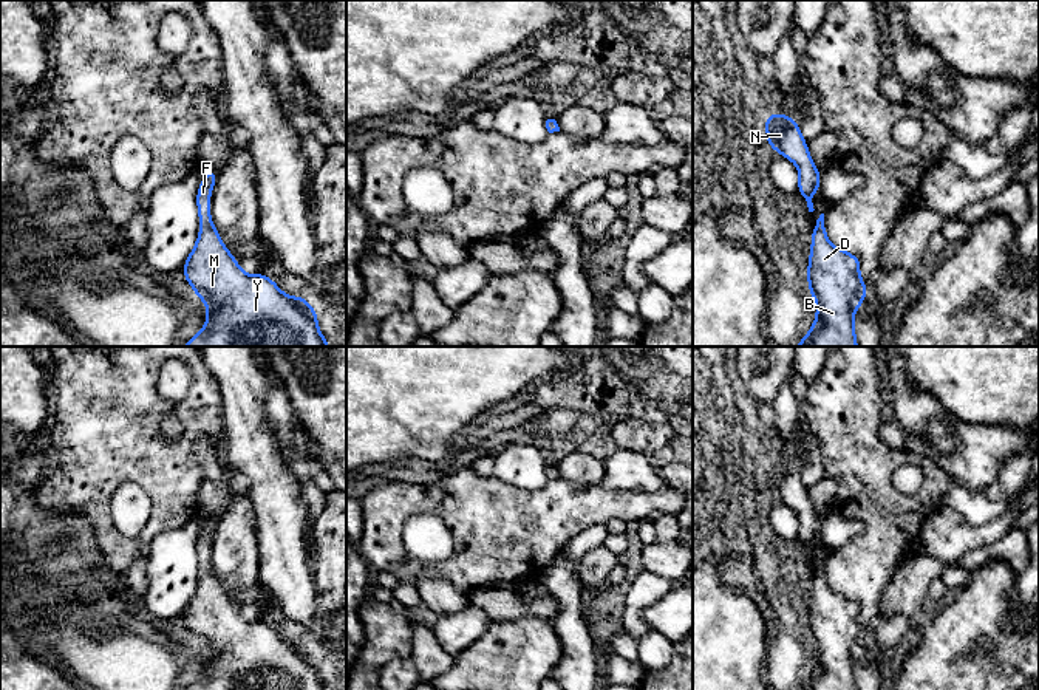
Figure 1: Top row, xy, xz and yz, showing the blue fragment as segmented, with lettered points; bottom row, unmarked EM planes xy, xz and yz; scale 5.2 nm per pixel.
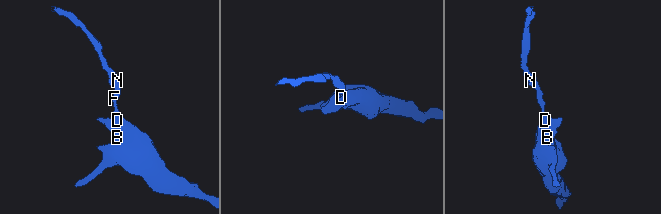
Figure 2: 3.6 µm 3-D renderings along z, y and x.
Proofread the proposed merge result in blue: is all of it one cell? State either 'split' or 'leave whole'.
leave whole

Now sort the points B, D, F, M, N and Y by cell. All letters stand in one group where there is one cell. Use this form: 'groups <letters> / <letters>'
groups B D F M N Y

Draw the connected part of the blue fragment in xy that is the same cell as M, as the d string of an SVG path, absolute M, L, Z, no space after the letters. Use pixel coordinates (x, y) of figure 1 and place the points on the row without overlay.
M210 517L203 523L196 540L199 583L182 617L196 644L207 653L207 667L203 676L186 690L328 690L320 679L317 659L305 644L281 639L263 619L249 622L241 617L210 565L210 538L218 520Z

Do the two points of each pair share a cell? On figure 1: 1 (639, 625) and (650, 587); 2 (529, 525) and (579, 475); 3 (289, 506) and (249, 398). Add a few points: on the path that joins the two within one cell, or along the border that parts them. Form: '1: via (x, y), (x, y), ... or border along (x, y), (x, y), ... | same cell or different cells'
1: via (636, 616), (636, 602), (640, 596) | same cell
2: border along (560, 477), (579, 486), (600, 485) | different cells
3: via (272, 480), (251, 447), (249, 424) | same cell

